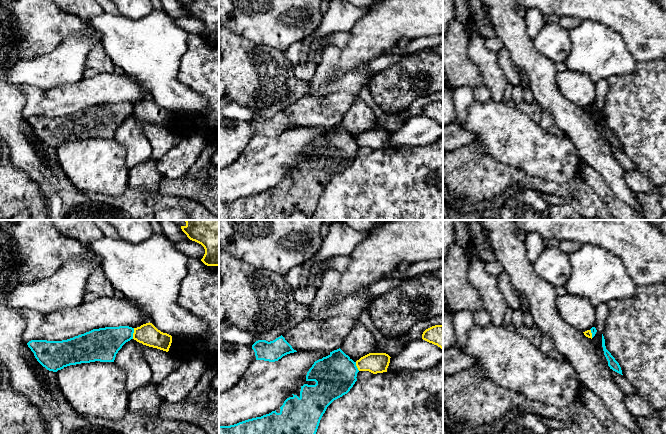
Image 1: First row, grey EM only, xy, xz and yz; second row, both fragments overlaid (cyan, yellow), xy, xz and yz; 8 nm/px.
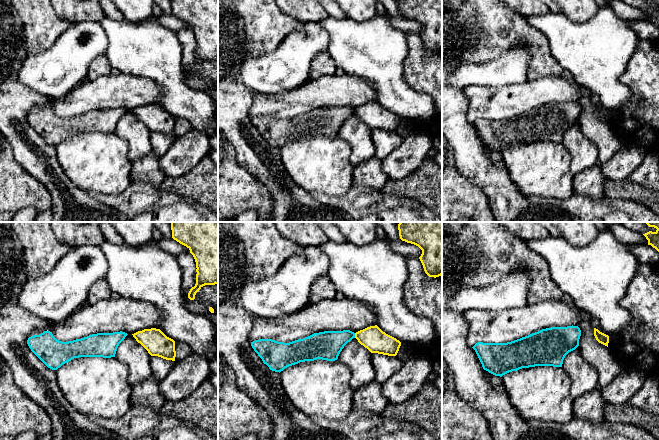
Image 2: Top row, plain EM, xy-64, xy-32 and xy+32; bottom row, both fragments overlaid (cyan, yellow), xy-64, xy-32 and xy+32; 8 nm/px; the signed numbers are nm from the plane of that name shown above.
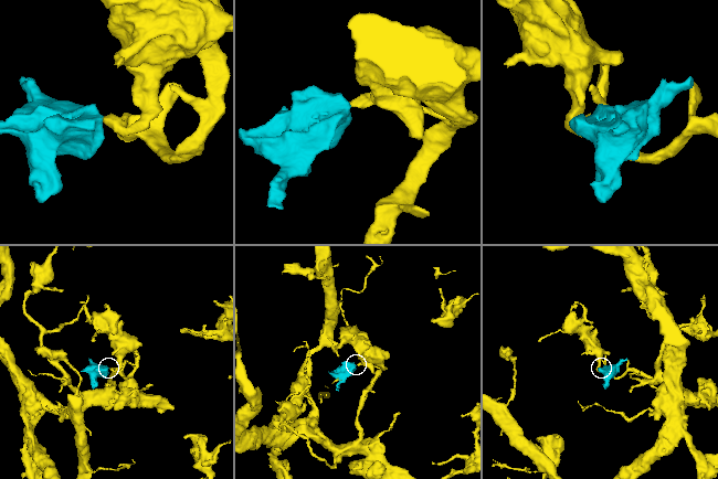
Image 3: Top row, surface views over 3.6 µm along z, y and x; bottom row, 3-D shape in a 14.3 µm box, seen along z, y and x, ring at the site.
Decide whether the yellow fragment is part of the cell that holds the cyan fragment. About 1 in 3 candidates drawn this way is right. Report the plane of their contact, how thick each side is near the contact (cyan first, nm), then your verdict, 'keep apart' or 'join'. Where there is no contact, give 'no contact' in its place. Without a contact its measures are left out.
xy | 260/170 nm | keep apart

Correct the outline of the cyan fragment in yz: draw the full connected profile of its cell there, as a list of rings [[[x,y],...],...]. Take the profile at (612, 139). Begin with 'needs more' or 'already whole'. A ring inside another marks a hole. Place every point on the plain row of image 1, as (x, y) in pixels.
already whole | [[[602,110],[602,123],[603,123],[604,131],[608,137],[608,142],[610,143],[610,145],[623,151],[619,139],[615,136],[615,134],[611,131],[611,129],[606,125],[605,115],[603,110]]]

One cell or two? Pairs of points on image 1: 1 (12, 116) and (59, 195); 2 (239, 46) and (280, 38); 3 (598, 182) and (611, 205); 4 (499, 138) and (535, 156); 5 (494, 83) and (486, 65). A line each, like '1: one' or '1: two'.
1: one
2: two
3: one
4: one
5: one

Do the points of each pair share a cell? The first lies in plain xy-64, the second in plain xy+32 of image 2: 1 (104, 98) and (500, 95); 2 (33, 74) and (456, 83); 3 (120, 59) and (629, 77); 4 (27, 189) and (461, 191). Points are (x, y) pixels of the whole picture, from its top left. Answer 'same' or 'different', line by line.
1: same
2: same
3: different
4: same

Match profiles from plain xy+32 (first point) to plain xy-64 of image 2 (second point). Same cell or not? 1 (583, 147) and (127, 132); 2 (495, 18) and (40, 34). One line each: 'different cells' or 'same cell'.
1: same cell
2: same cell

